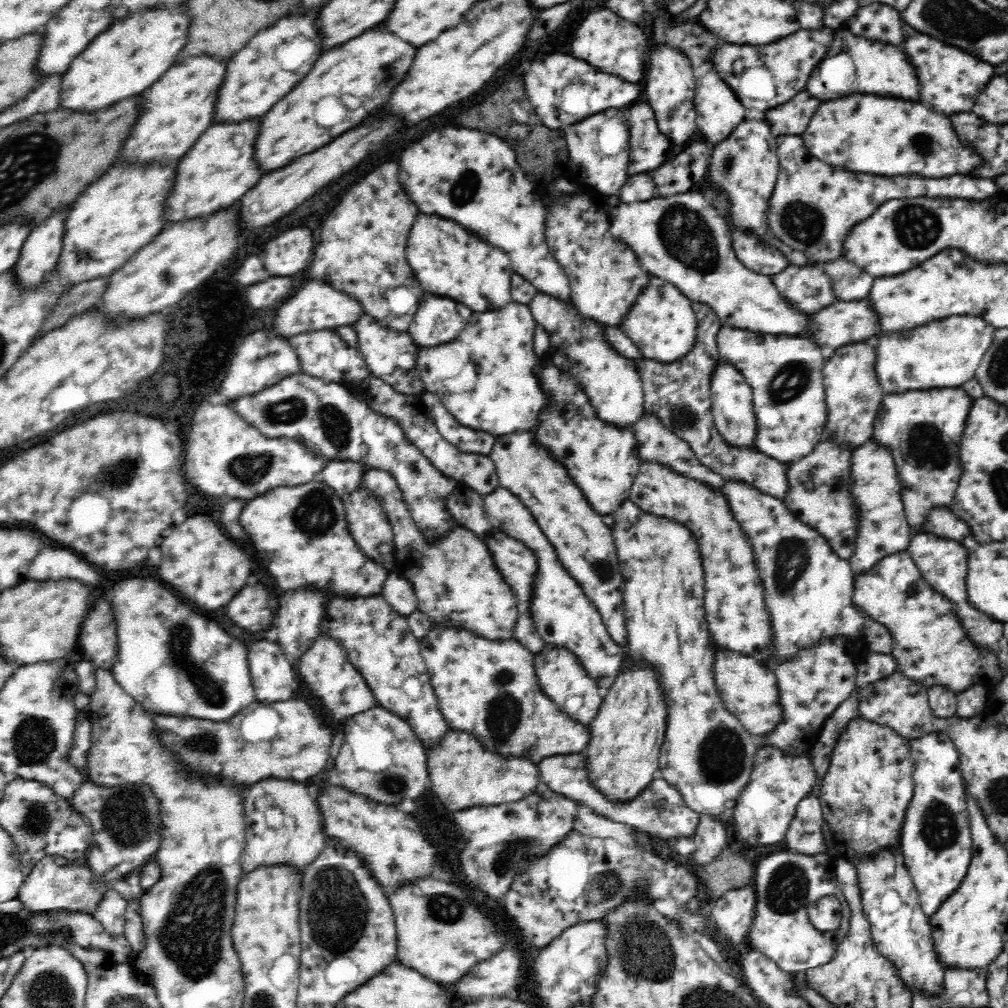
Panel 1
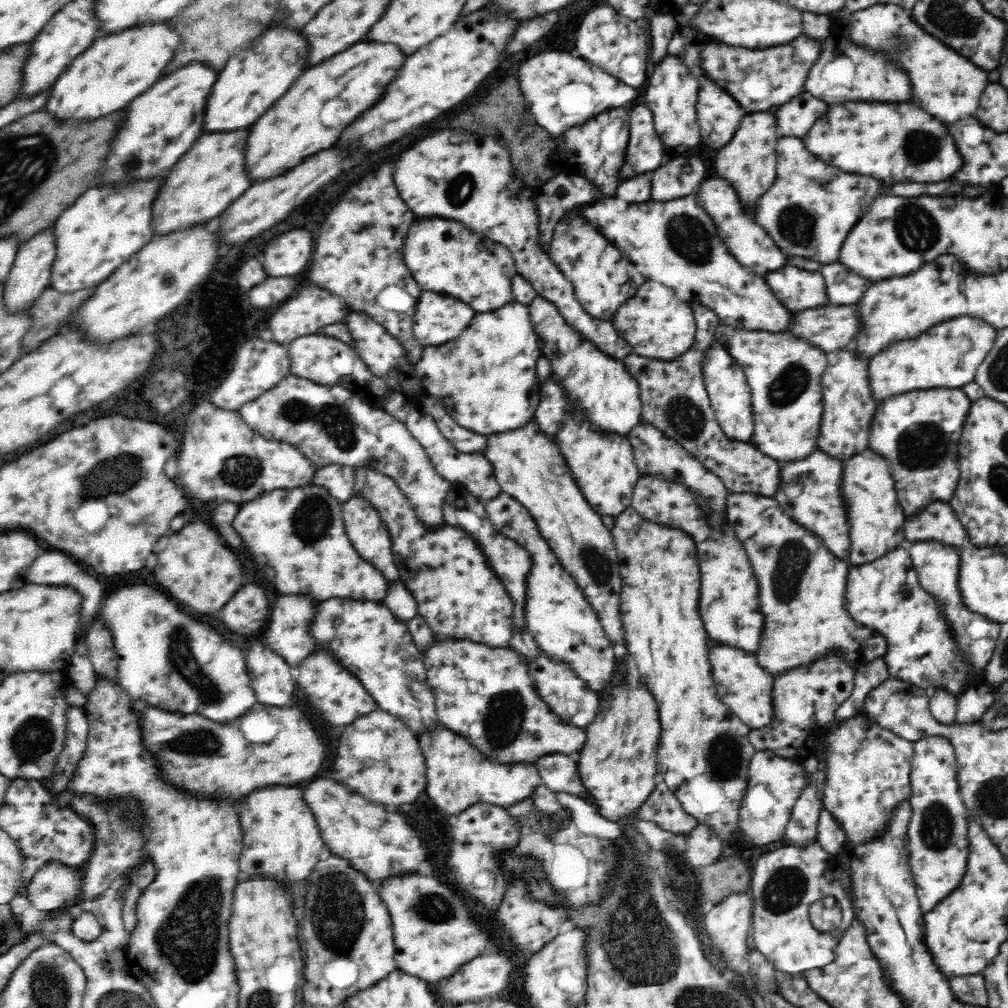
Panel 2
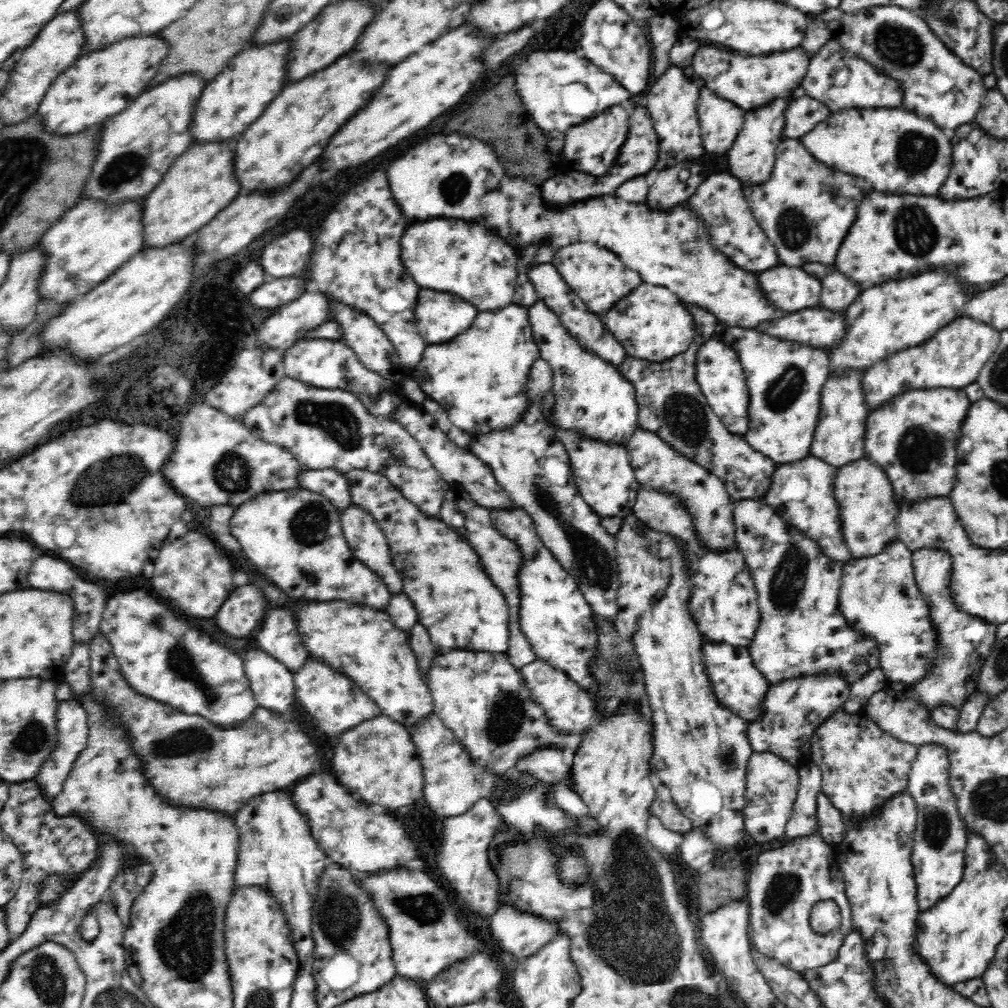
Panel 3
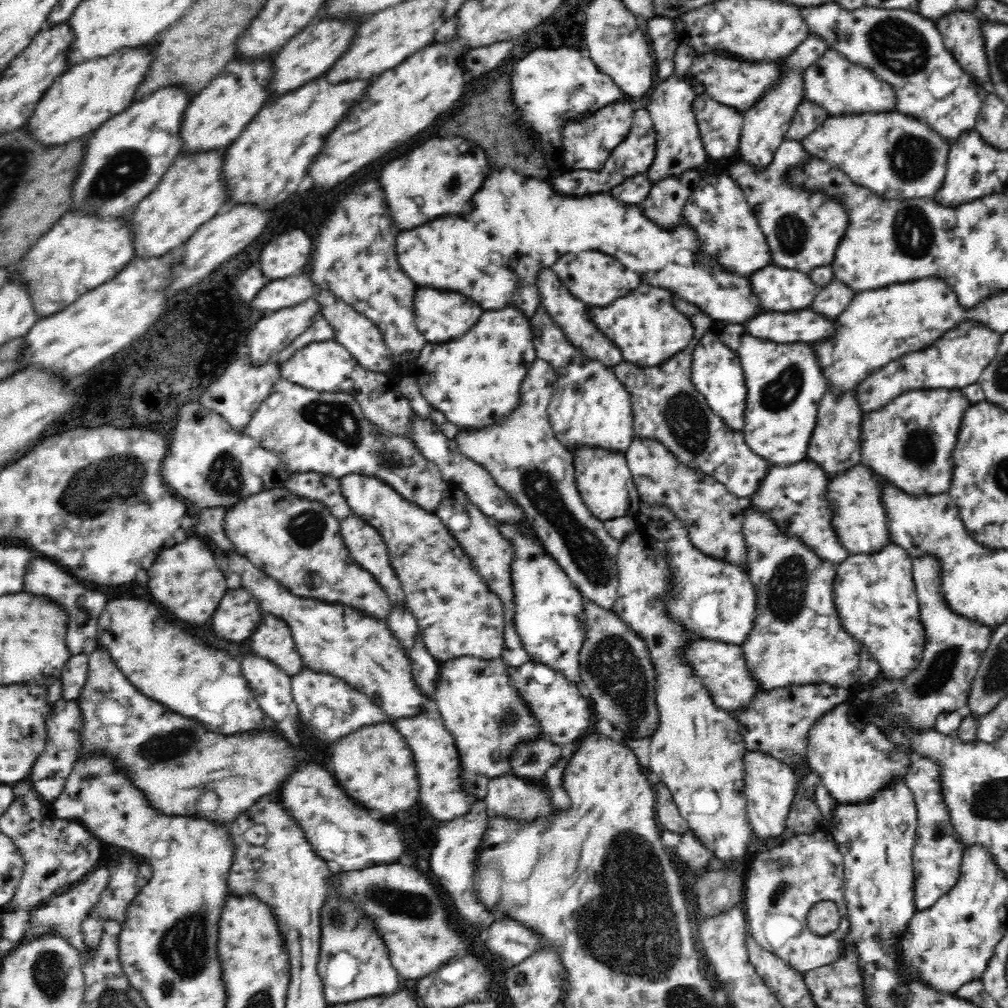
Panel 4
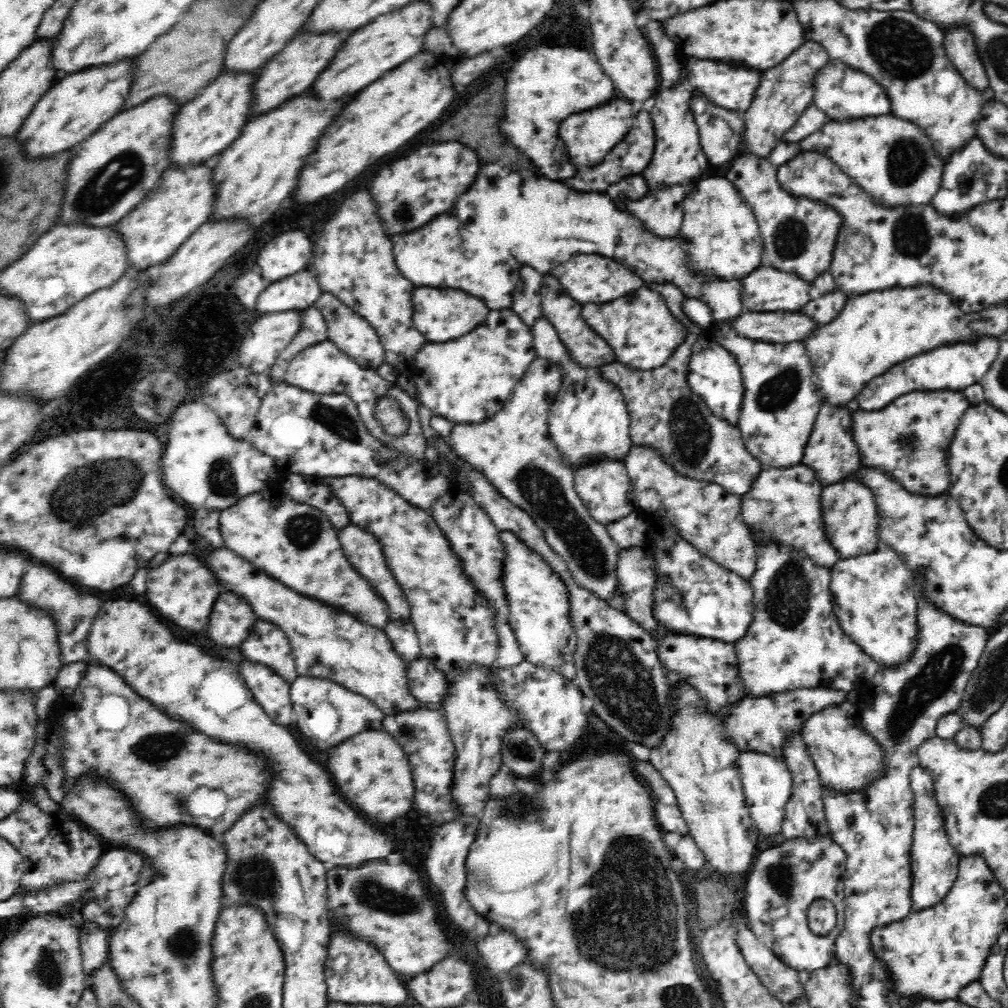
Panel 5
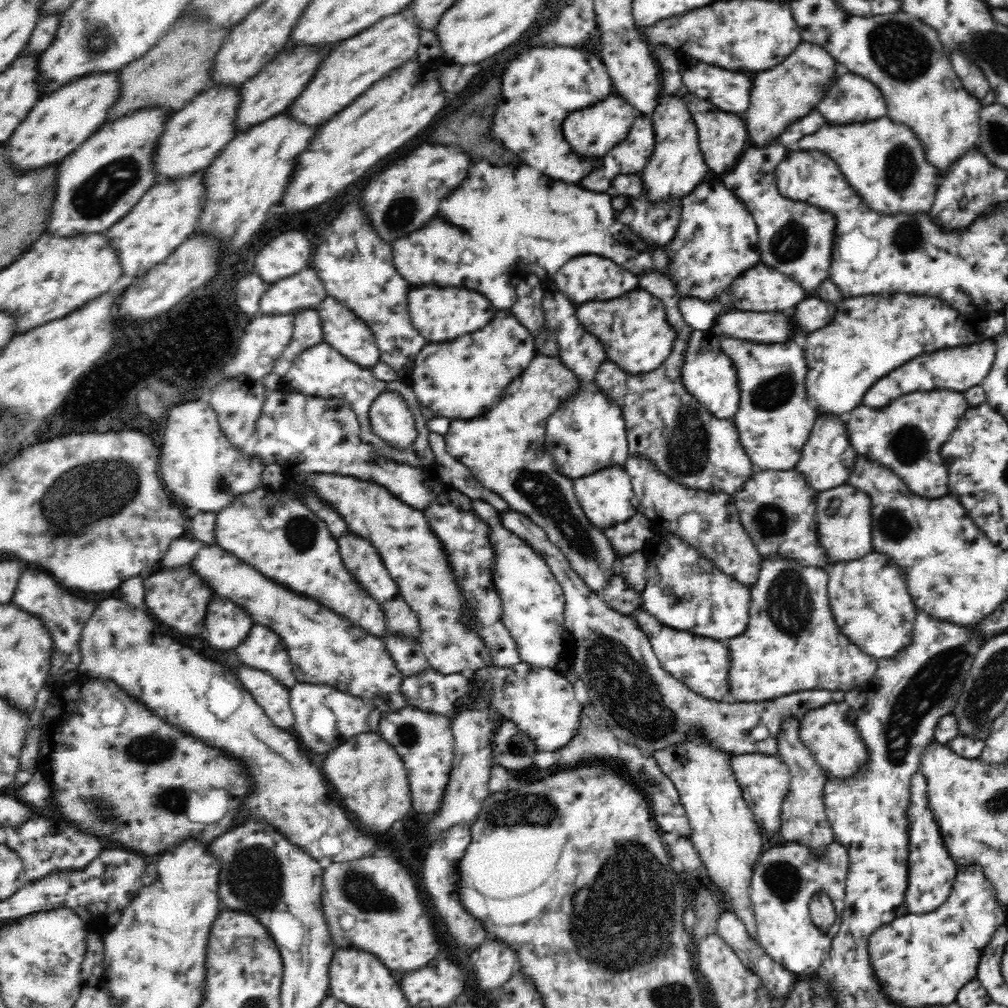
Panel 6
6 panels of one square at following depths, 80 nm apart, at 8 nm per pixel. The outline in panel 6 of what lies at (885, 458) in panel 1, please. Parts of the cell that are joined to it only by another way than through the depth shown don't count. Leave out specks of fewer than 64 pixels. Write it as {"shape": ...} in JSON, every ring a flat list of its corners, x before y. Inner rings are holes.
{"shape":[[846,482,820,491,817,497,817,526,819,527,820,542,831,559,831,564,836,562,860,559,873,551,873,517,872,499,860,490,859,487]]}

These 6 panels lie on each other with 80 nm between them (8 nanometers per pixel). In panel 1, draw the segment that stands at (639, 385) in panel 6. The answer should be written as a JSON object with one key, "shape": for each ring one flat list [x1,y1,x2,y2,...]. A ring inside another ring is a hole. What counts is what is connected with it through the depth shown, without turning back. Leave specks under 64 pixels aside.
{"shape":[[692,301,692,308,697,318,697,338,694,348,680,360,662,363,644,358,634,360,640,368,644,387,644,410,660,415,660,421,674,431,678,437,688,441,700,462,726,479,744,479,764,494,784,499,790,493,788,484,788,464,778,462,775,458,760,454,750,448,735,448,726,444,717,432,712,412,711,382,720,362,717,347,717,334,723,327,720,317,701,302]]}

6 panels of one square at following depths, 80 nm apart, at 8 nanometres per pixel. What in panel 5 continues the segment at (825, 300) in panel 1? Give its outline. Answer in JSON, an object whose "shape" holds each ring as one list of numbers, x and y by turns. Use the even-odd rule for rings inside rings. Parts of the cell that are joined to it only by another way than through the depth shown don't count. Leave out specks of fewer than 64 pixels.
{"shape":[[760,266,740,281,744,282,742,284,744,288,748,286,748,308,754,312,774,312,774,310,786,310,786,312,794,310,796,312,812,300,810,290,812,290,813,284,792,271,781,271,776,267]]}

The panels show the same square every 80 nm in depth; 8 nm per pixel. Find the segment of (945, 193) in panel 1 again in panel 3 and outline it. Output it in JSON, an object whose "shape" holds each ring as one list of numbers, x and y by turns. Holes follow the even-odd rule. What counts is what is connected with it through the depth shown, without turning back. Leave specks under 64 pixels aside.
{"shape":[[783,138,777,146,776,164,766,184,750,190,741,187,752,214,776,247,781,264,794,267,803,262,834,265,864,196,874,191,870,180,842,174,817,160,799,138]]}

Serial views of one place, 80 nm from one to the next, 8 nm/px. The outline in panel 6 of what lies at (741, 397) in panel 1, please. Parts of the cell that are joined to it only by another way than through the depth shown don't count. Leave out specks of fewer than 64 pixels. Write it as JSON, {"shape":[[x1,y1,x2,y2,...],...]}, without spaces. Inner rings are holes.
{"shape":[[714,329,696,330,683,366,683,381,688,392,698,399,716,418,733,421,740,406,740,385,734,361,721,349]]}

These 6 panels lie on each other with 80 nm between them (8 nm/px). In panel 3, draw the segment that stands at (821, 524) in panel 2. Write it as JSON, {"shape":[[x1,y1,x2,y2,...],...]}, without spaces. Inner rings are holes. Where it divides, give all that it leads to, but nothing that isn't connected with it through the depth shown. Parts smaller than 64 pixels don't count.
{"shape":[[816,455,808,456,800,462,782,464,775,470,772,486,764,500,771,504,788,524,804,532,808,539,818,542,823,554,844,564,852,559,852,554,844,540,843,518,834,492,838,470,839,468]]}

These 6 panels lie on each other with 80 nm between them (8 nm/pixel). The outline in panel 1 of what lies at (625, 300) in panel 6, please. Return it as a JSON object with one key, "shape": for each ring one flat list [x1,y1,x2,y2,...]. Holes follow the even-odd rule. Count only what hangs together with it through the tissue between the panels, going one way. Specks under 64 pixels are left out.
{"shape":[[652,278,644,288,635,306,636,310,628,312,628,320,622,322,622,331,634,341,644,353,645,358,662,363,672,363,684,358,694,345,697,338,697,318,690,301,678,287,662,278]]}

